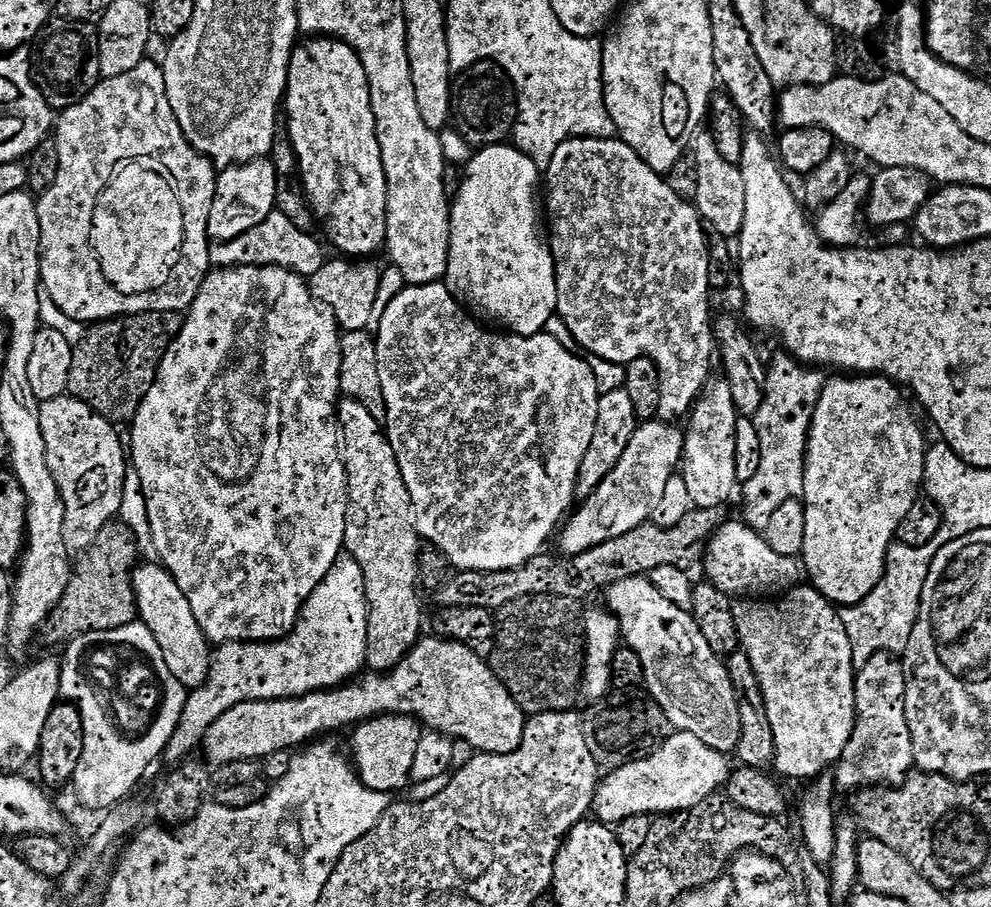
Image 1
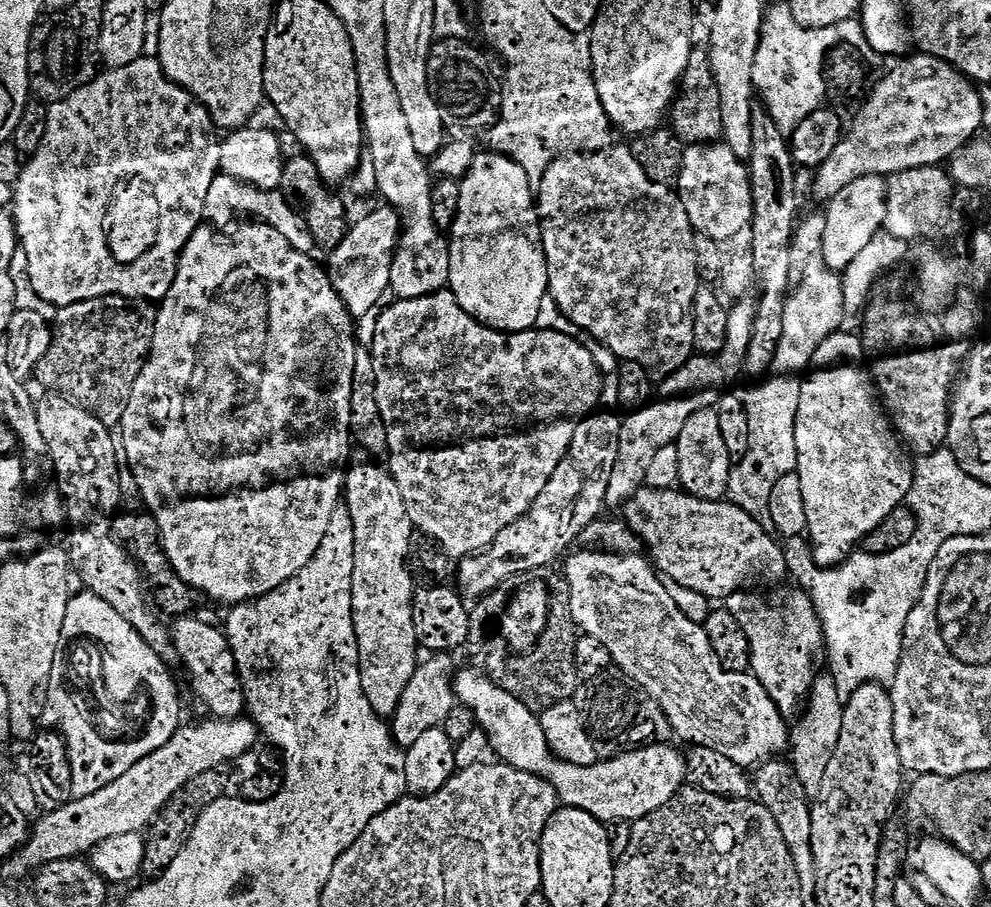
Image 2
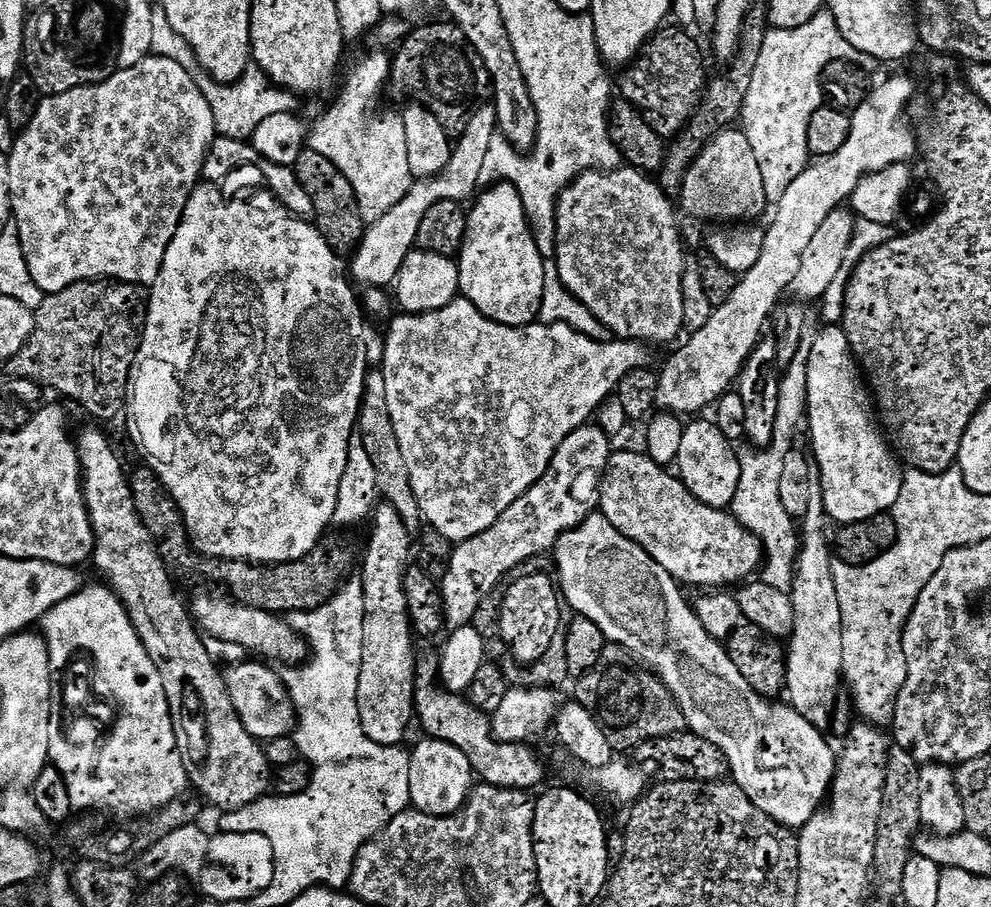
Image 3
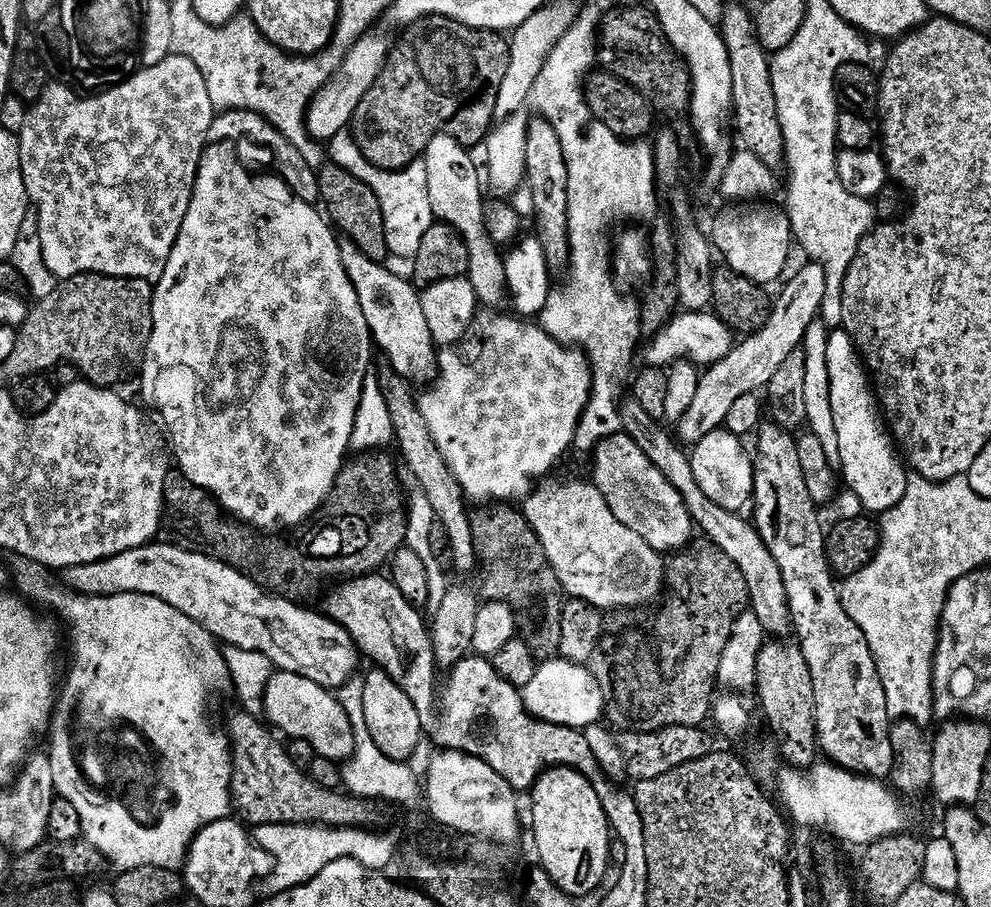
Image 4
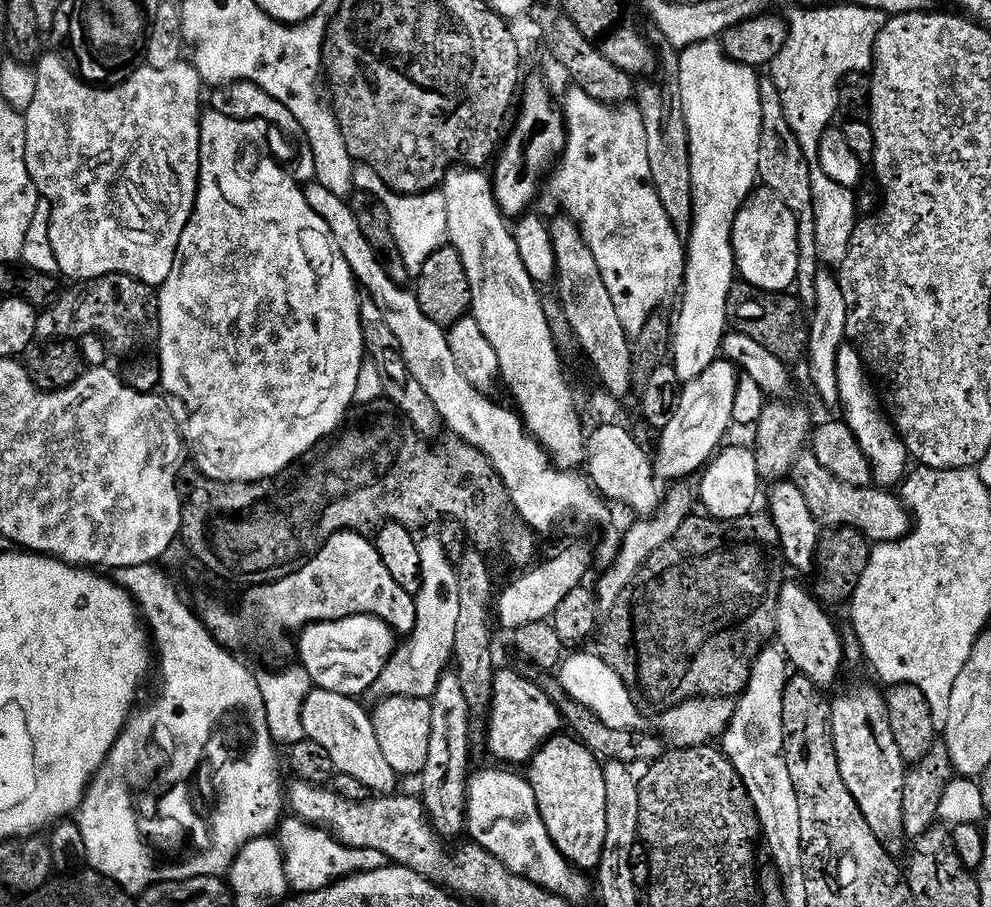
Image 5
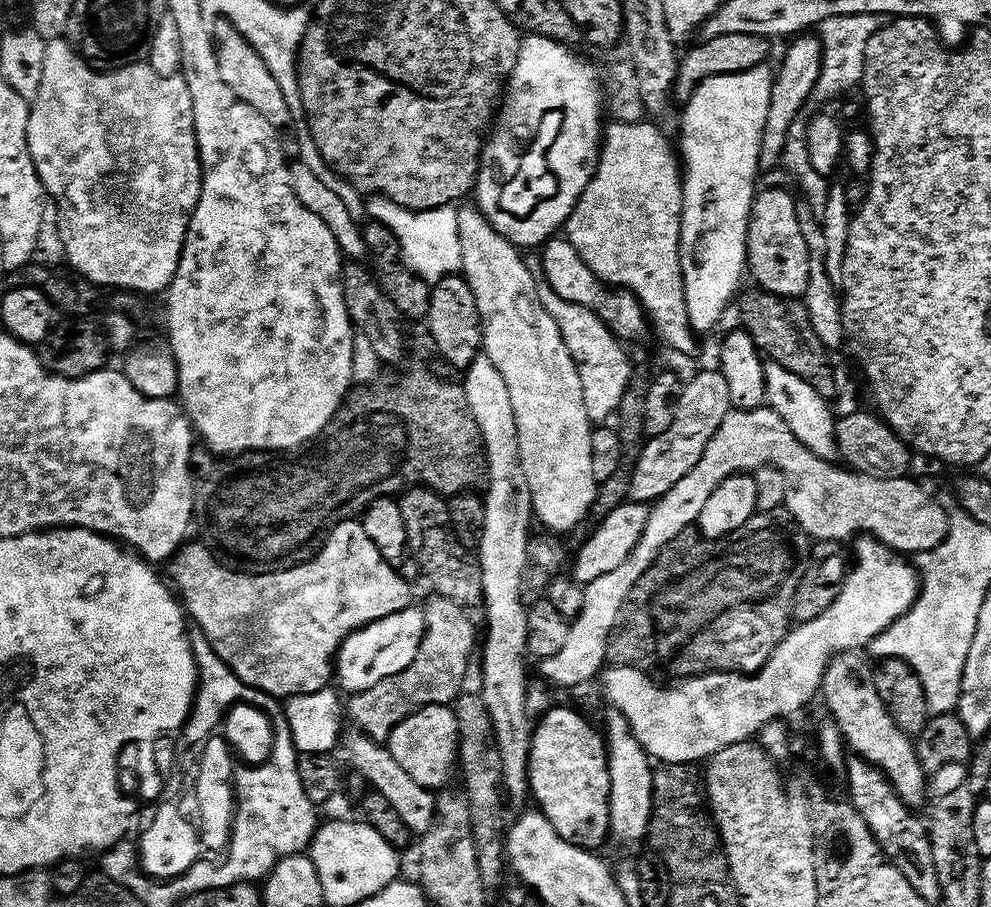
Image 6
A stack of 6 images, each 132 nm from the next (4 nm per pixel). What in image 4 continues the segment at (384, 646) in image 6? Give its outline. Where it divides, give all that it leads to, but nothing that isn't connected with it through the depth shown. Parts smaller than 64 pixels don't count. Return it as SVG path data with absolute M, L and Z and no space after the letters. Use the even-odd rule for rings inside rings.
M153 542L146 547L123 551L114 558L102 559L82 566L63 569L63 585L71 591L86 596L117 596L124 593L146 594L167 602L194 622L198 622L213 637L233 647L248 651L258 651L268 657L277 671L298 674L309 678L328 691L334 692L353 679L356 675L360 652L352 636L340 624L319 611L306 610L303 605L282 596L274 596L253 582L244 573L228 564L209 556L208 553L192 548L186 550L172 544Z

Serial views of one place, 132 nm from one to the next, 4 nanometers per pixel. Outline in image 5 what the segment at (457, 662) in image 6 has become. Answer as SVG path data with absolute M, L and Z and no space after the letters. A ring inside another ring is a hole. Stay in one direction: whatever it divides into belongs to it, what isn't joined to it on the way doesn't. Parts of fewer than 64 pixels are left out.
M440 540L419 541L422 582L420 591L415 593L416 621L414 630L407 633L408 640L396 648L386 662L382 674L374 682L370 696L373 701L390 698L418 698L431 701L438 682L442 682L444 673L453 663L454 634L458 631L458 614L462 611L462 602L458 598L458 578L453 561L448 561L448 552Z

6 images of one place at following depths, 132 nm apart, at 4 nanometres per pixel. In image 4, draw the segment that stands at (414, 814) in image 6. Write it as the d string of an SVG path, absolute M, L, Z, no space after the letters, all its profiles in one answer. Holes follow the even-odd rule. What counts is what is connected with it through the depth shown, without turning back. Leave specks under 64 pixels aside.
M277 671L265 688L263 715L273 729L281 728L293 740L310 742L316 755L327 760L347 762L356 752L354 730L346 710L331 691L309 678Z

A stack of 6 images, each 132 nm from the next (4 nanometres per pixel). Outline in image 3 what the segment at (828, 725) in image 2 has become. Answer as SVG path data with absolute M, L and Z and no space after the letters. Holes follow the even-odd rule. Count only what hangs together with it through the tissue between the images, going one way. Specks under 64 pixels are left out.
M826 524L816 540L799 551L790 582L790 598L795 614L793 632L786 650L785 691L789 705L818 729L827 729L842 685L842 614L835 584L832 541L835 529Z

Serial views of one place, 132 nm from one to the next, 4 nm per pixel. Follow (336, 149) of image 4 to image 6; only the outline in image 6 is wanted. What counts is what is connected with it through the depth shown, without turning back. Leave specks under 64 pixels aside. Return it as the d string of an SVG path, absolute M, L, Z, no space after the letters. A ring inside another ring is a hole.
M383 198L367 201L366 212L375 223L386 226L398 238L400 255L410 271L420 276L429 286L434 286L442 278L457 275L463 269L462 244L458 238L459 211L455 207L435 208L425 212L411 212L400 208Z

